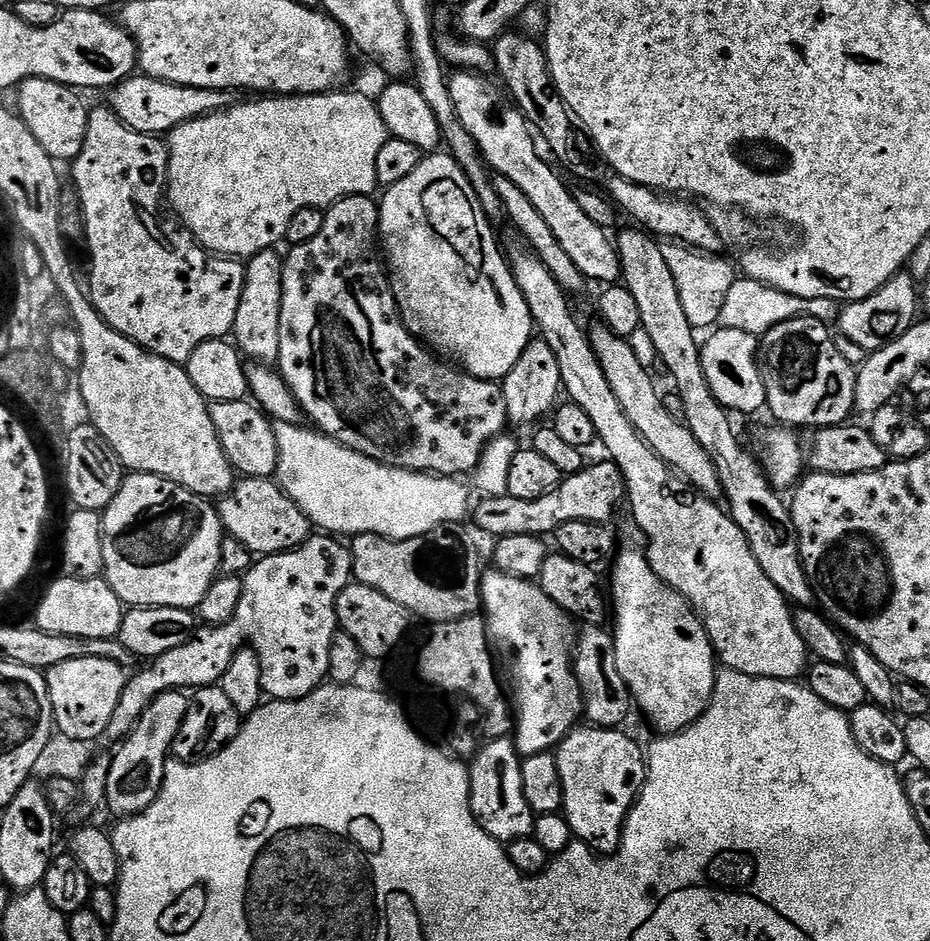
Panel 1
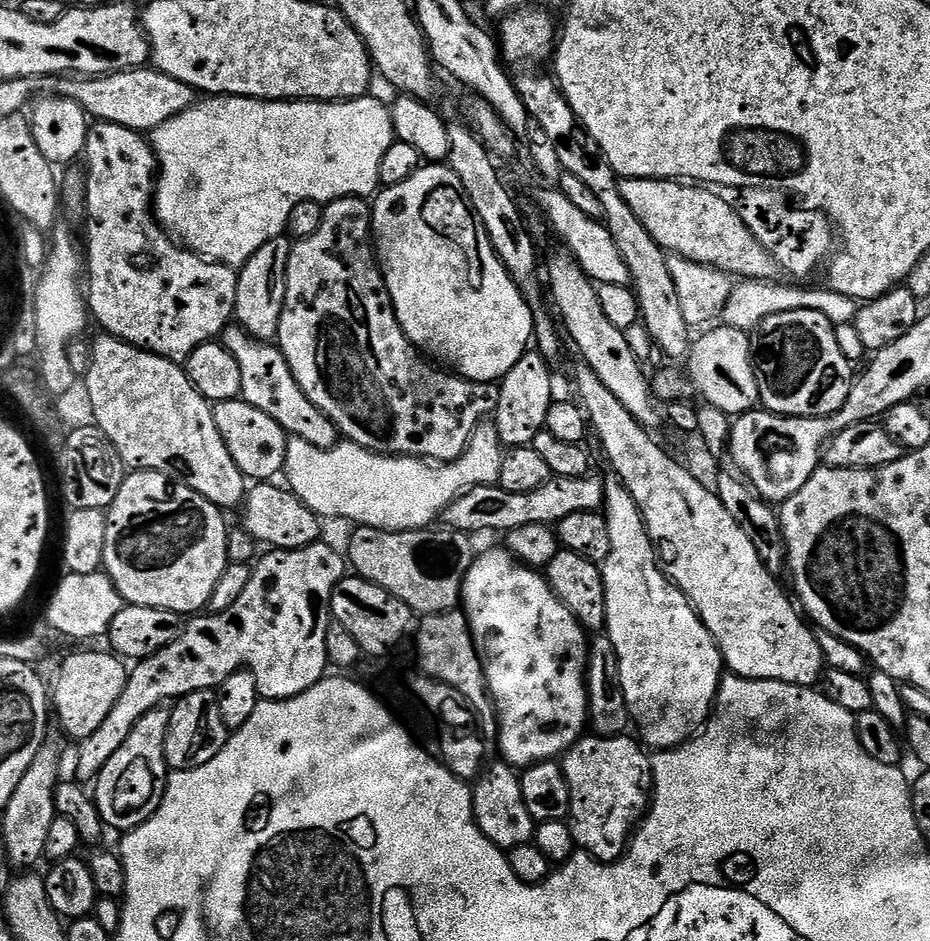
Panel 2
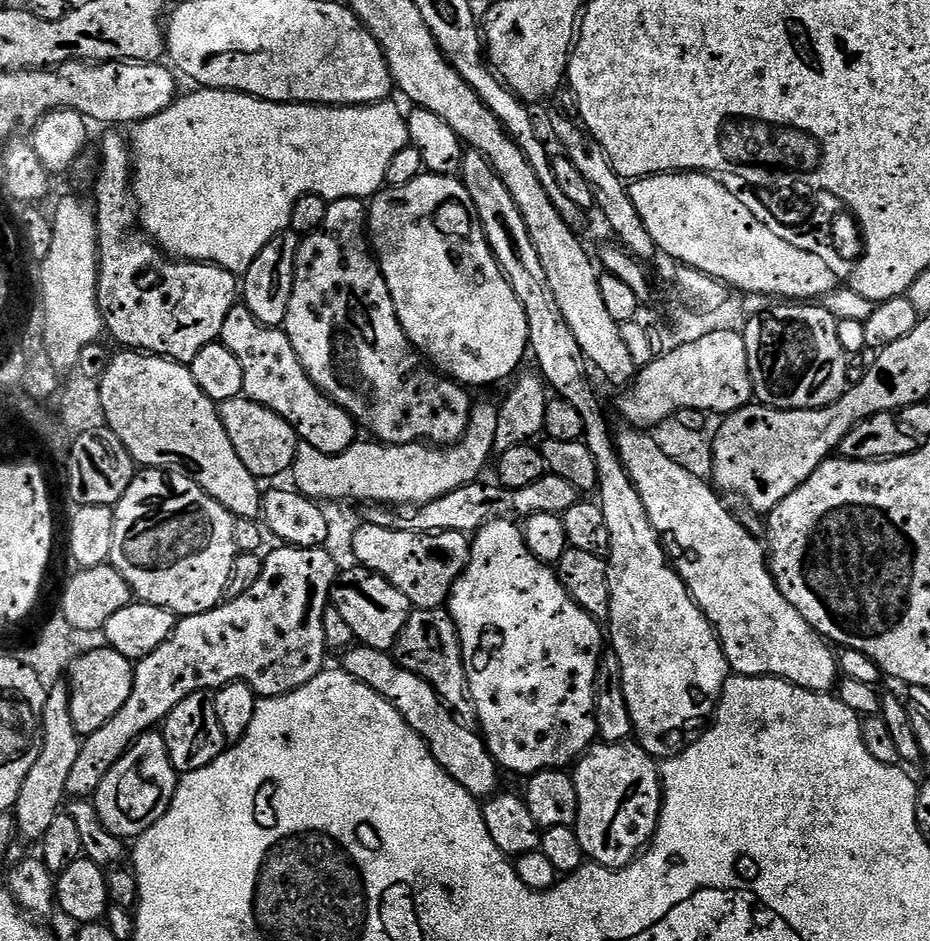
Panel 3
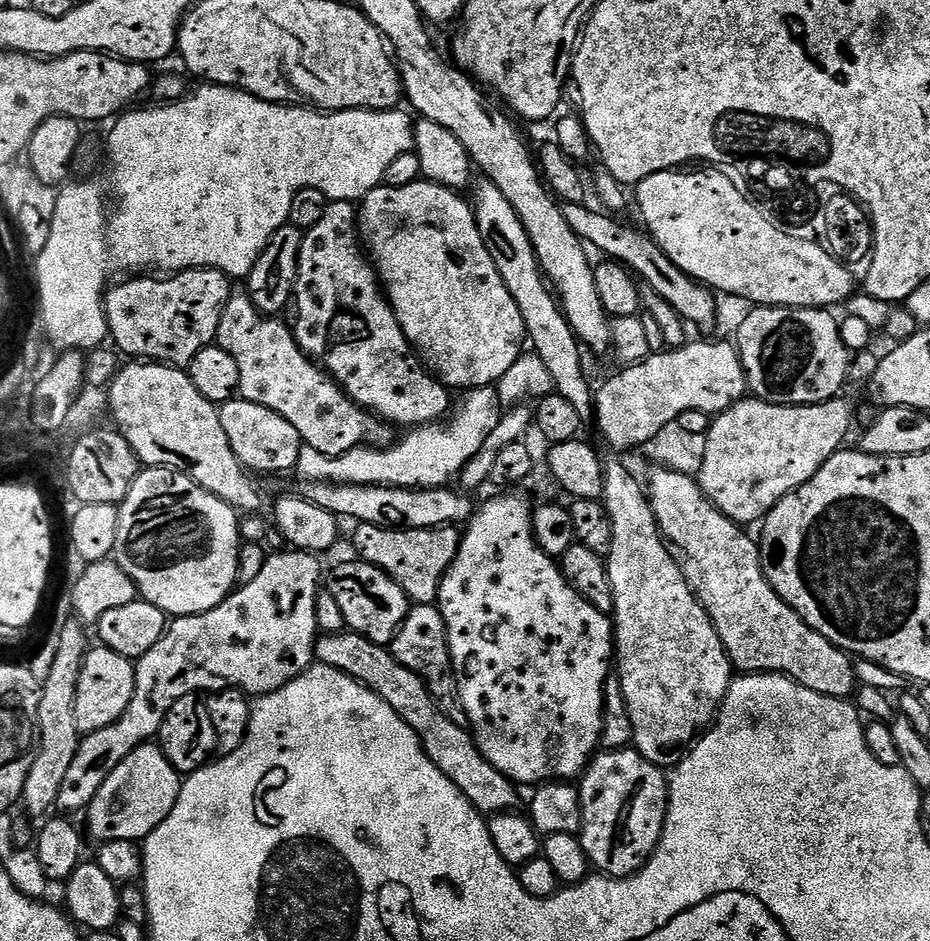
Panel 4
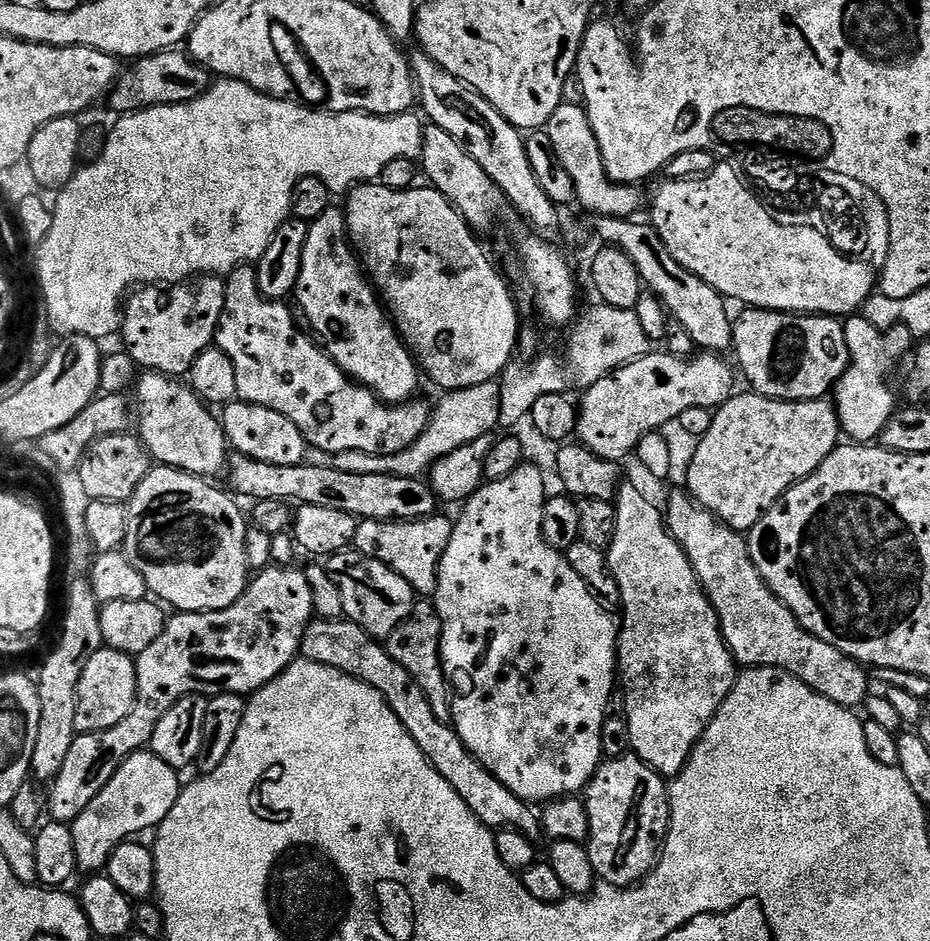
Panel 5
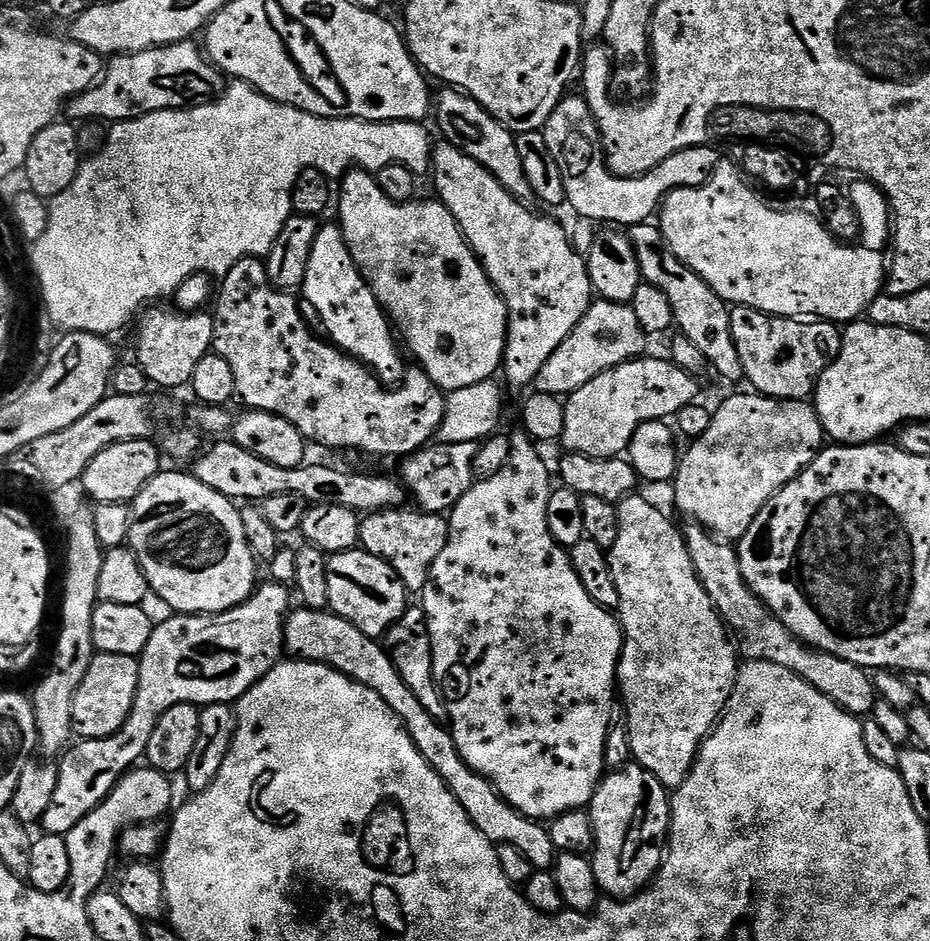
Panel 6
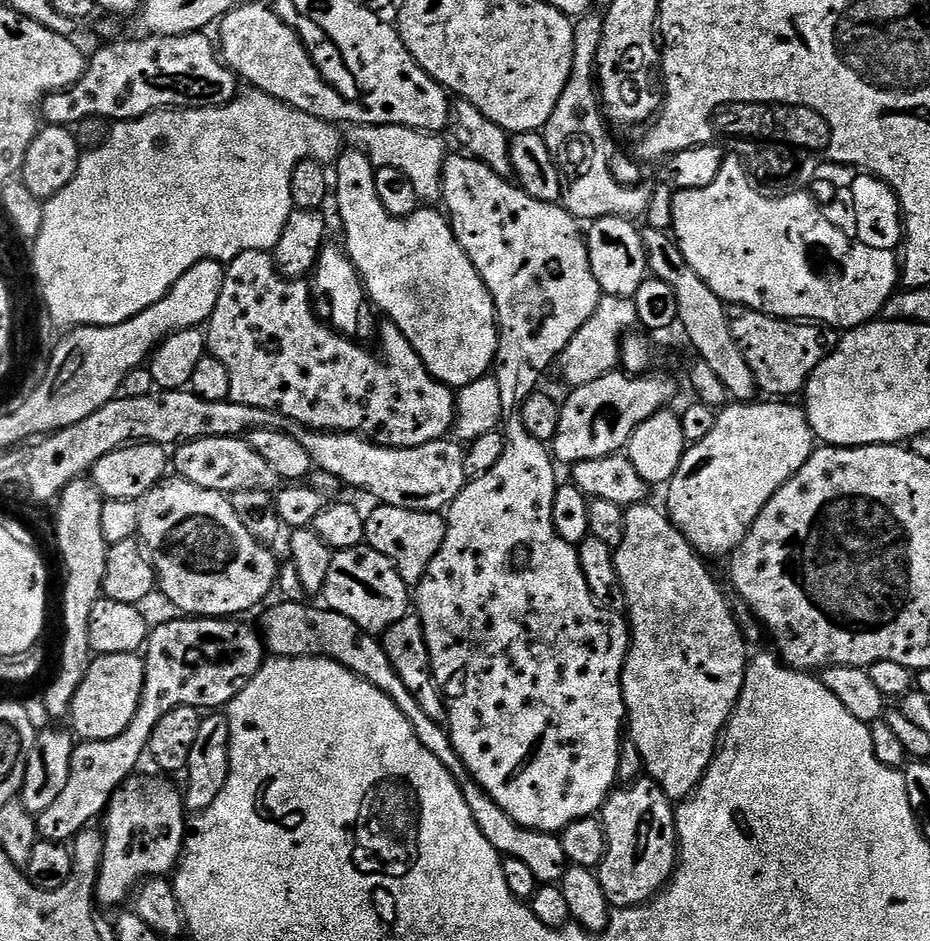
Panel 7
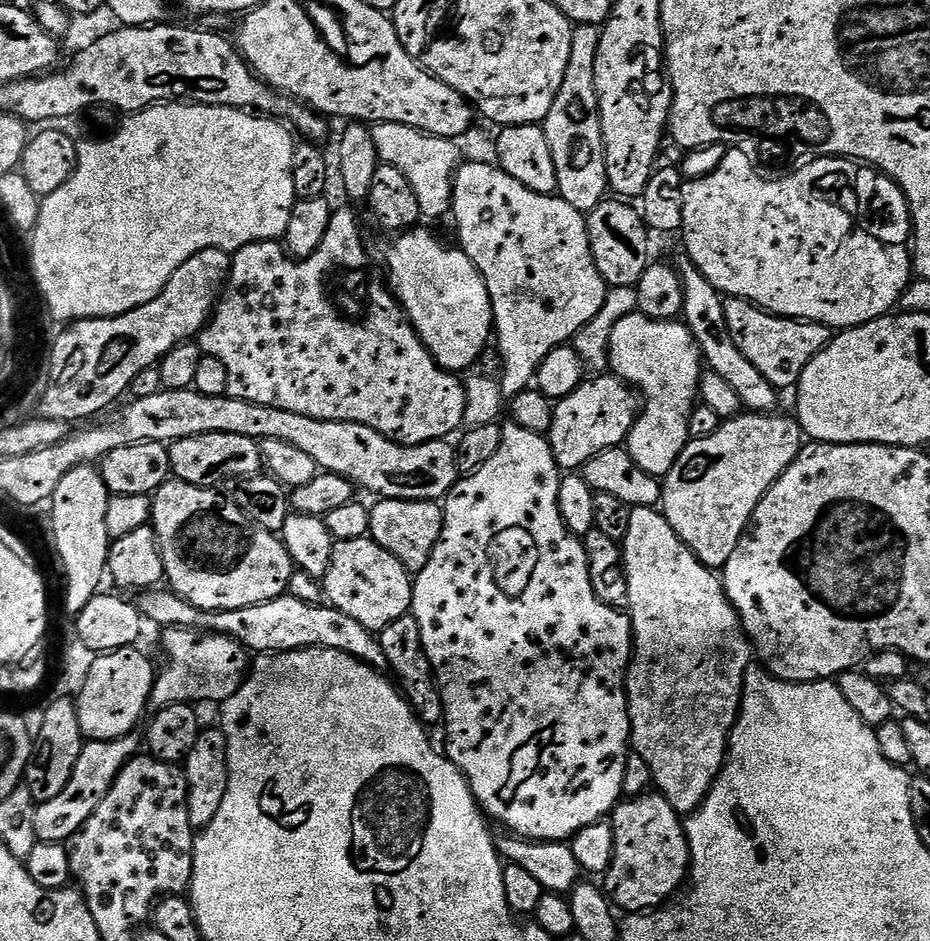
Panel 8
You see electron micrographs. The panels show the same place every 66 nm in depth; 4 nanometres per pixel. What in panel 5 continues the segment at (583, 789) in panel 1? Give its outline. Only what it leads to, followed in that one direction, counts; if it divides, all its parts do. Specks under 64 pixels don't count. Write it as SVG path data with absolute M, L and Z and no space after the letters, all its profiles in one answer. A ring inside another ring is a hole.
M635 754L605 759L588 783L586 803L590 818L590 834L586 847L597 877L615 888L630 888L639 884L652 873L664 851L664 842L668 839L670 788L665 777L654 771L650 765L643 764Z

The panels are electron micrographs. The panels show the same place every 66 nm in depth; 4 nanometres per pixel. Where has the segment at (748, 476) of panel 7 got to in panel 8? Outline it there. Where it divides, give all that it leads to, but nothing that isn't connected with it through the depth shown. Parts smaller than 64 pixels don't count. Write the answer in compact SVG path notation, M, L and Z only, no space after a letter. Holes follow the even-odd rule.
M741 414L735 416L733 420L723 421L719 430L714 434L710 434L710 438L702 438L701 440L689 439L687 446L684 447L682 454L678 458L678 462L674 462L674 466L668 472L667 476L663 477L662 511L666 522L670 522L674 534L678 534L678 538L682 538L684 545L708 568L723 570L726 566L726 562L730 562L730 554L734 554L734 550L738 550L738 542L744 537L744 532L747 530L748 525L752 523L752 515L758 506L758 502L762 502L762 498L768 493L770 486L774 486L776 479L796 461L796 455L800 453L802 447L802 429L799 423L797 423L793 417L791 420L788 416L780 415L781 414Z

